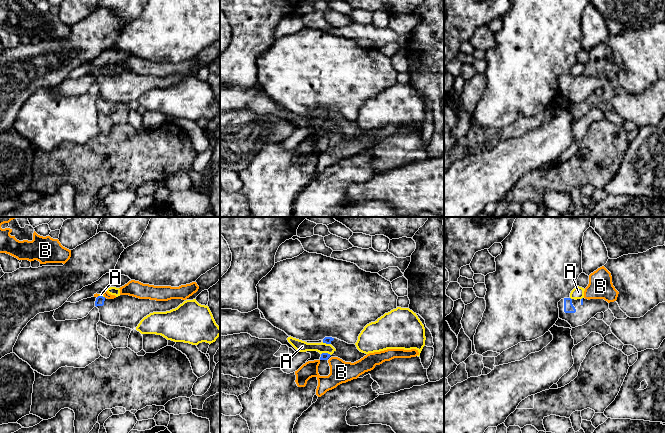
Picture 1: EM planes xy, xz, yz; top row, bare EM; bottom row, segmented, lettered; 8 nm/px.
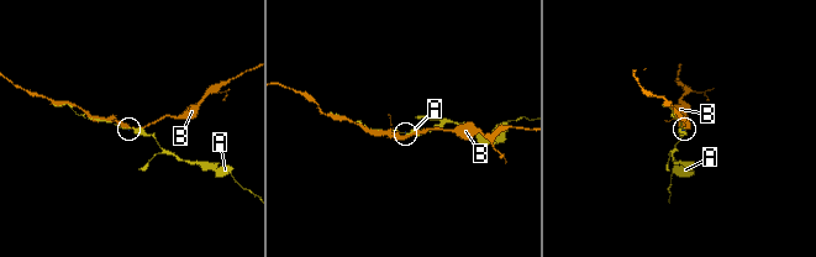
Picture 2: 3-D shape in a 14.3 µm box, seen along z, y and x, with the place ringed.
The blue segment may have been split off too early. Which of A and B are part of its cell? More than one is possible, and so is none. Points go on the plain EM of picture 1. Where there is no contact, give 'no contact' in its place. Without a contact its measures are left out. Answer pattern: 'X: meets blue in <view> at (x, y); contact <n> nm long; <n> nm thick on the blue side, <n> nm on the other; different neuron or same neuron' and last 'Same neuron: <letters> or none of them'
A: meets blue in xz at (326, 129); contact 80 nm long; 60 nm thick on the blue side, 90 nm on the other; different neuron
B: no contact; different neuron
Same neuron: none of them

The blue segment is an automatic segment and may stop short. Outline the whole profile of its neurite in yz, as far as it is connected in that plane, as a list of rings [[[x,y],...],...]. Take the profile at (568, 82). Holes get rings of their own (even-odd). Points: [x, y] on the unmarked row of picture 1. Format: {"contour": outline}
{"contour": [[[564,74],[558,78],[559,94],[567,97],[572,104],[586,100],[597,89],[609,85],[604,75],[571,75]]]}

